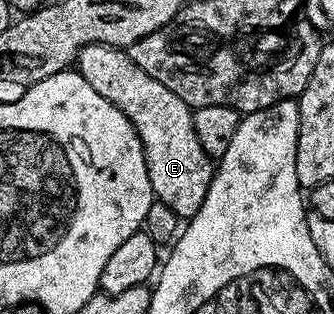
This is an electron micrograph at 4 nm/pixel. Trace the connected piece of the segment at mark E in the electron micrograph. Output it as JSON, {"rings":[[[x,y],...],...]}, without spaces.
{"rings":[[[103,44],[85,46],[77,56],[75,66],[83,80],[87,80],[103,100],[115,104],[135,128],[145,153],[154,199],[167,204],[178,219],[193,218],[207,196],[207,188],[211,188],[215,162],[199,144],[199,136],[195,136],[191,107],[179,100],[171,88],[147,76],[124,49]]]}

